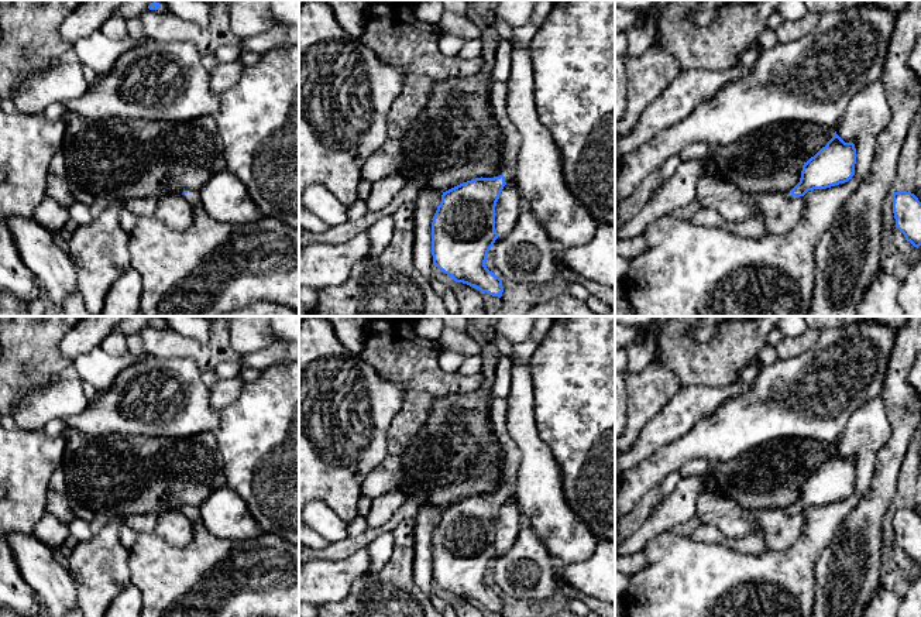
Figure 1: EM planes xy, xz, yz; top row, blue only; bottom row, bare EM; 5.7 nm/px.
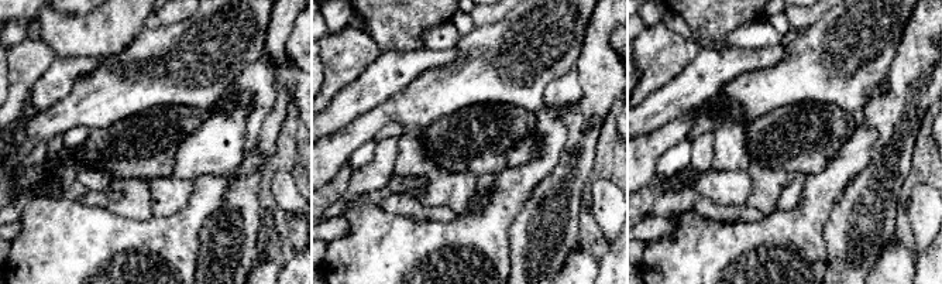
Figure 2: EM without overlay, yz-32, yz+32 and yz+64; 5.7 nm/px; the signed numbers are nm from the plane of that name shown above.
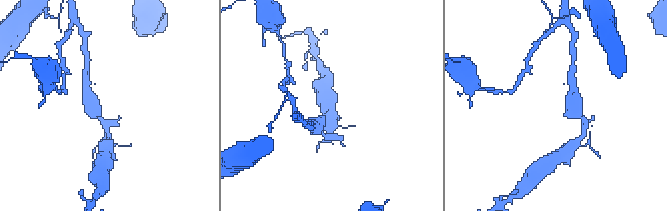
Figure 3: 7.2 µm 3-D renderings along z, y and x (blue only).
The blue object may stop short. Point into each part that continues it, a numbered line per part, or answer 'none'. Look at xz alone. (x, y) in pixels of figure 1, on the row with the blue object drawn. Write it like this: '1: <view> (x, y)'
1: xz (508, 172)

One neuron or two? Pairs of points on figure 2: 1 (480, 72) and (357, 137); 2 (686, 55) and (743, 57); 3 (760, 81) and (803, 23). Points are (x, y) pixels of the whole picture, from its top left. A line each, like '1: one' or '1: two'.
1: one
2: two
3: two

